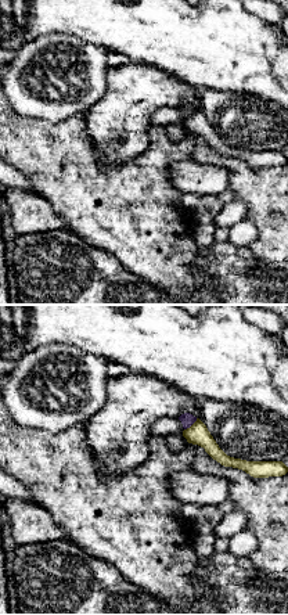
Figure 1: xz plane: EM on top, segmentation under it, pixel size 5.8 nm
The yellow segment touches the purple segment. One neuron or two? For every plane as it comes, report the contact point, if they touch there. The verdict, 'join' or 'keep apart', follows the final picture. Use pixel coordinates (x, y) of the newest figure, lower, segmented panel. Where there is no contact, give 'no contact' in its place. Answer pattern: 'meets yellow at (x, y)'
meets yellow at (191, 425)

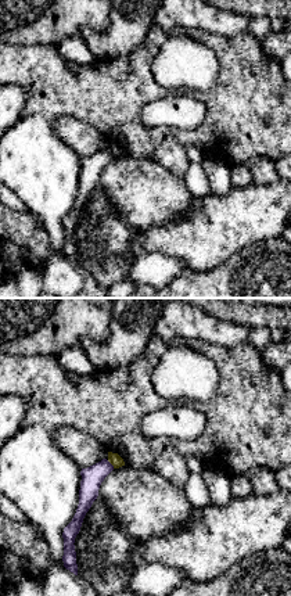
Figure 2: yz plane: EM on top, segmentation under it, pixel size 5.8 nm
meets yellow at (111, 463)

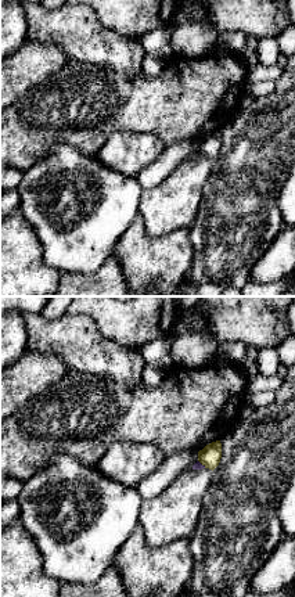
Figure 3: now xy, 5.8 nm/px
meets yellow at (202, 464)

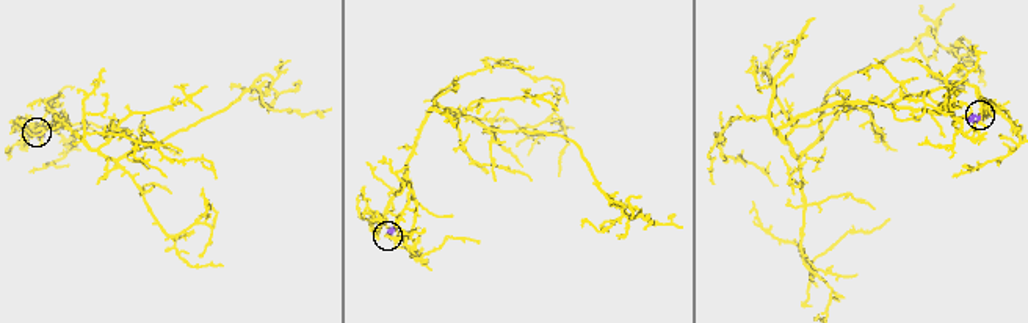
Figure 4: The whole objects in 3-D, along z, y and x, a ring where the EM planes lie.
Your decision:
keep apart

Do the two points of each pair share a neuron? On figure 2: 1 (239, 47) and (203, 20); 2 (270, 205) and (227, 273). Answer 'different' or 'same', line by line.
1: different
2: different

